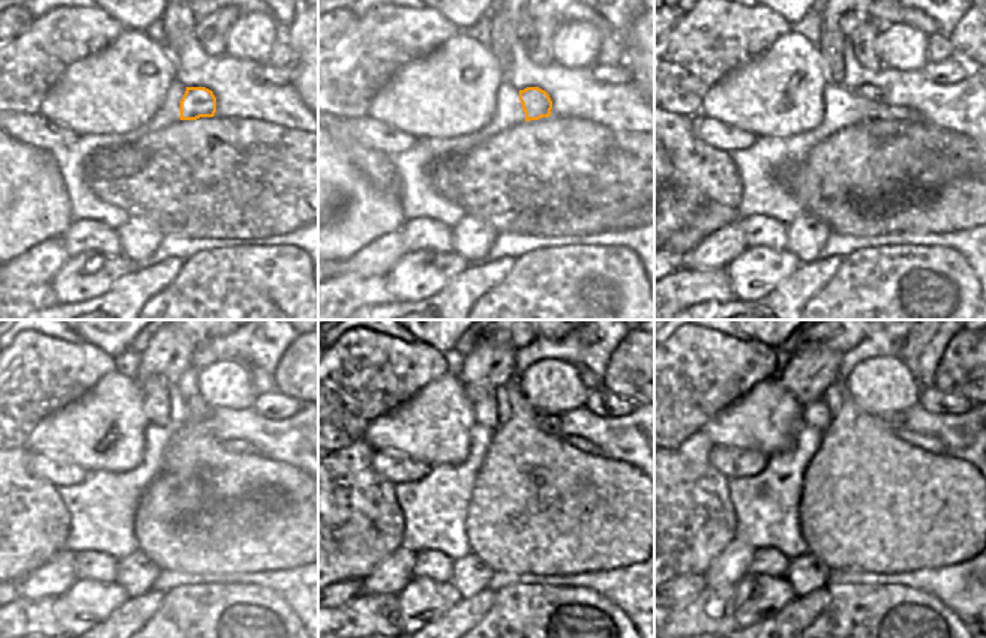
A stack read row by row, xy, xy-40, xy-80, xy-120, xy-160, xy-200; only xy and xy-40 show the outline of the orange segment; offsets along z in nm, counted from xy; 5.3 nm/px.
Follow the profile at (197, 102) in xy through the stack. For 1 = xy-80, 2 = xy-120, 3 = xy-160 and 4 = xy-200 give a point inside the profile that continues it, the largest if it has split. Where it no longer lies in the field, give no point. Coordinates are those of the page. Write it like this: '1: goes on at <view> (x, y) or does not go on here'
1: goes on at xy-80 (871, 93)
2: goes on at xy-120 (200, 427)
3: goes on at xy-160 (550, 424)
4: goes on at xy-200 (892, 422)

